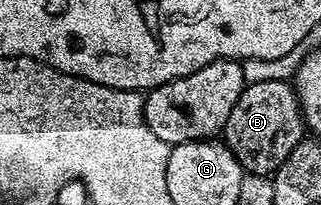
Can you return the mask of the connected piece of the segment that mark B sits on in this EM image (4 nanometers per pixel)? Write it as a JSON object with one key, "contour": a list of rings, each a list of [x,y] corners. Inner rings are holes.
{"contour":[[[251,81],[236,102],[225,122],[223,141],[236,156],[245,173],[269,177],[303,141],[305,122],[298,94],[289,81]]]}

